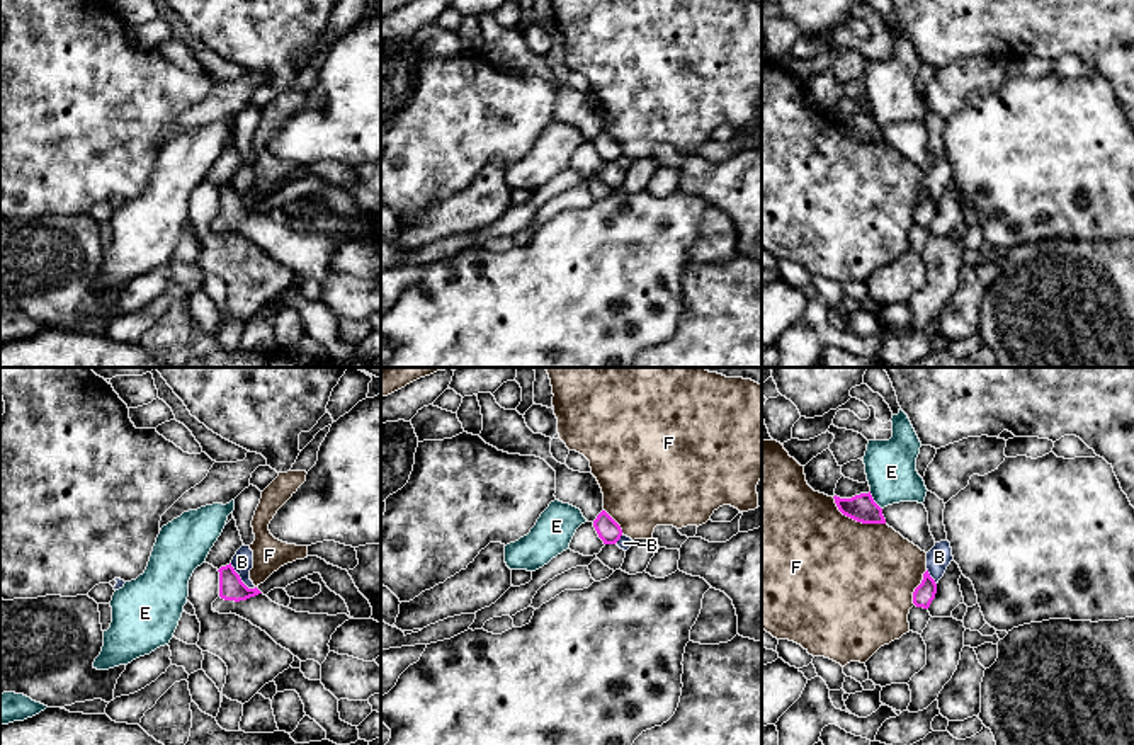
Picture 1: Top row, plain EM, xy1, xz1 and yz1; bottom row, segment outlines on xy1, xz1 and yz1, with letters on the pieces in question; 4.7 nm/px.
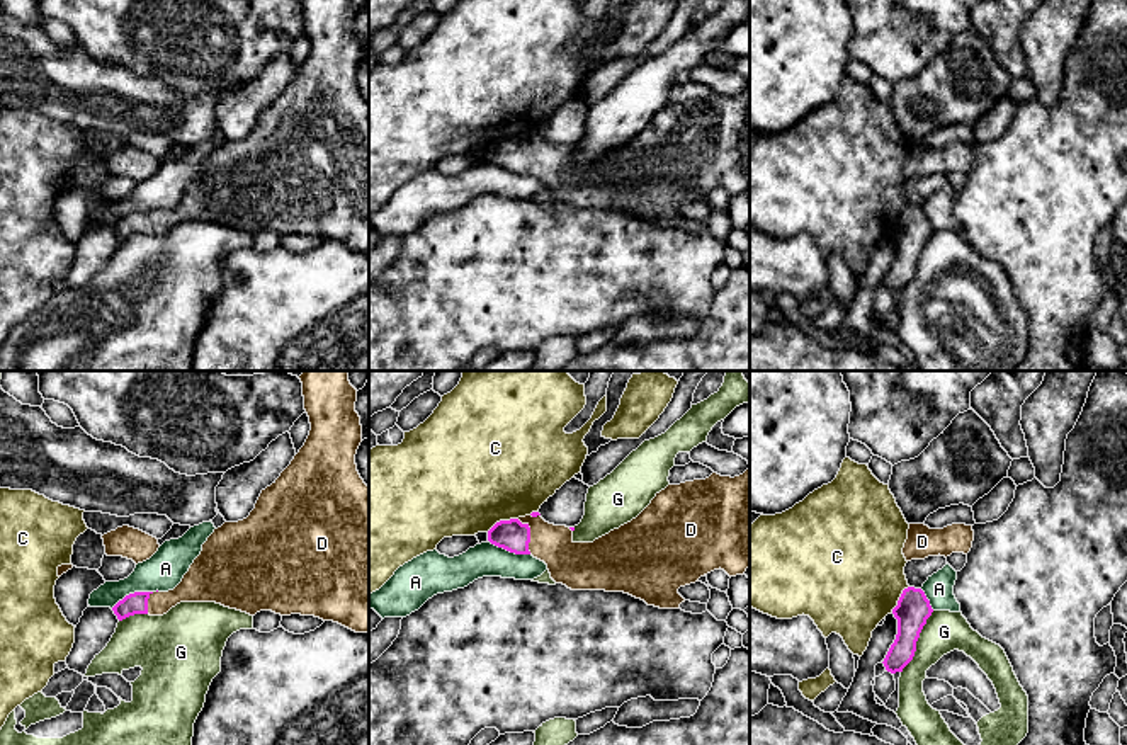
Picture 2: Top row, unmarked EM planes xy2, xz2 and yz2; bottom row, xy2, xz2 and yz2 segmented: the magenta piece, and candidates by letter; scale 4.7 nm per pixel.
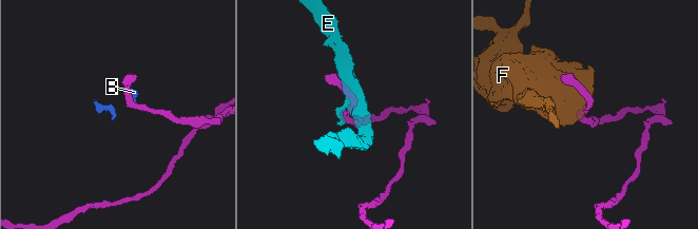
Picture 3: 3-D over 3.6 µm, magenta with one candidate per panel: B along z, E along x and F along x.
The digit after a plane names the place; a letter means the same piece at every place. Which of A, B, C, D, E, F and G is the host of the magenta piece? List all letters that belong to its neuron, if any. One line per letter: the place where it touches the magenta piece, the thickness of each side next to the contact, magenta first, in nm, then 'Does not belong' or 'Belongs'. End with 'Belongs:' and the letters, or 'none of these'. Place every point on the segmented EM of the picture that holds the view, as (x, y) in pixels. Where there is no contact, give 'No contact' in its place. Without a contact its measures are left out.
A: Touches magenta at xz2 (509, 550). Thickness 150 nm (magenta) against 160 nm. Does not belong
B: Touches magenta at xy1 (240, 579). Thickness 120 nm (magenta) against 100 nm. Does not belong
C: Touches magenta at xz2 (502, 521). Thickness 150 nm (magenta) against 500 nm. Does not belong
D: Touches magenta at xz2 (529, 534). Thickness 150 nm (magenta) against 200 nm. Belongs
E: Touches magenta at yz1 (873, 500). Thickness 130 nm (magenta) against 240 nm. Does not belong
F: Touches magenta at yz1 (856, 519). Thickness 130 nm (magenta) against 480 nm. Does not belong
G: Touches magenta at yz2 (917, 640). Thickness 160 nm (magenta) against 190 nm. Does not belong
Belongs: D

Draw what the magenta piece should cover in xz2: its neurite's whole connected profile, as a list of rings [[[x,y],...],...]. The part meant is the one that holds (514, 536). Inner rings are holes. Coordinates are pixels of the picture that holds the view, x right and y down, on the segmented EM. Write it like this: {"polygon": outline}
{"polygon": [[[750,468],[734,478],[712,473],[705,480],[668,485],[636,519],[593,543],[575,543],[573,531],[532,512],[496,522],[488,531],[488,541],[544,561],[551,578],[571,590],[624,592],[648,606],[678,609],[685,602],[680,587],[719,568],[736,577],[750,566]]]}

